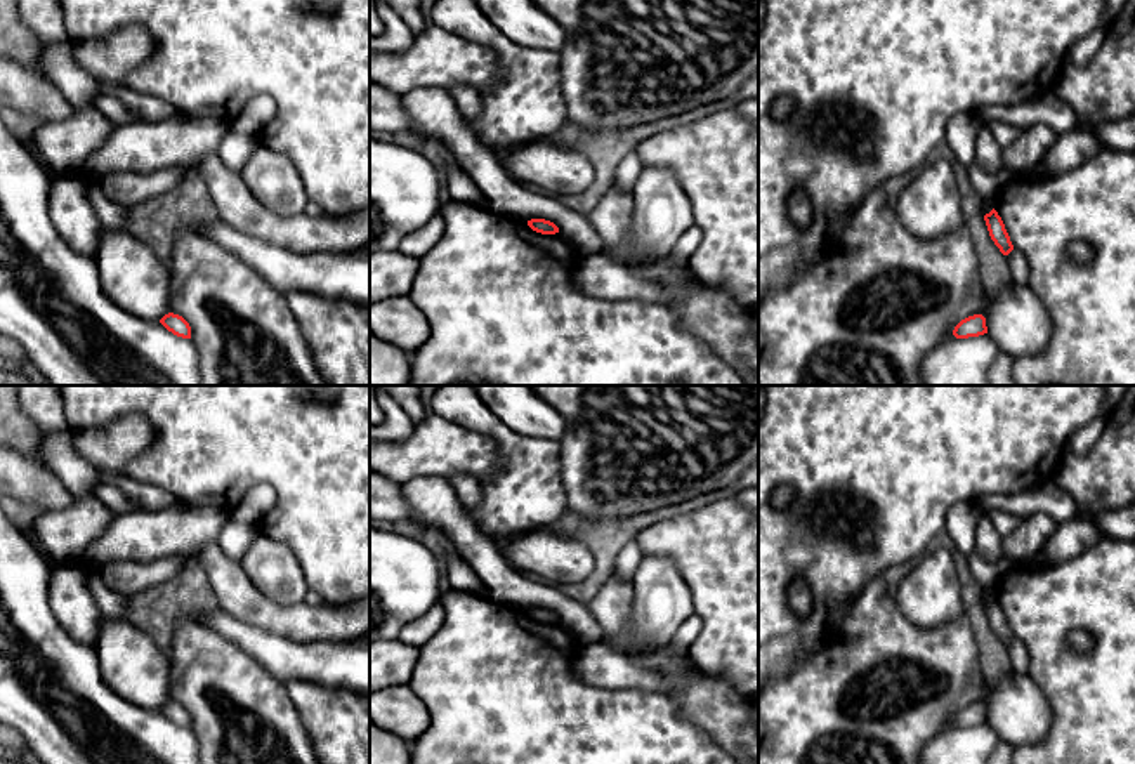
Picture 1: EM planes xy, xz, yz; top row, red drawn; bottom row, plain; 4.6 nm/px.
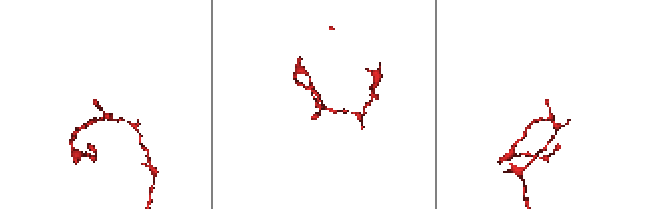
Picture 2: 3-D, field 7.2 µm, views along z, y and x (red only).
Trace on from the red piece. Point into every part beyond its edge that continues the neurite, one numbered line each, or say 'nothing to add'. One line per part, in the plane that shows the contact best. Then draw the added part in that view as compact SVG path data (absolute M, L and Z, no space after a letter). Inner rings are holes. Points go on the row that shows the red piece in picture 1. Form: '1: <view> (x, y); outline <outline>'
nothing to add

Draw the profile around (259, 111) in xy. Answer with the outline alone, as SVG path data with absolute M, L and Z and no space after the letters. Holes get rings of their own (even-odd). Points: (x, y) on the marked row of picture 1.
M262 94L252 97L245 108L227 123L227 127L231 132L259 137L276 115L276 101L271 96Z

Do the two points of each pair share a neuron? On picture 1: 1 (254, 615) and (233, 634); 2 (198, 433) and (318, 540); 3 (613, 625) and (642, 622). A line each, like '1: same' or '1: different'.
1: different
2: same
3: different

